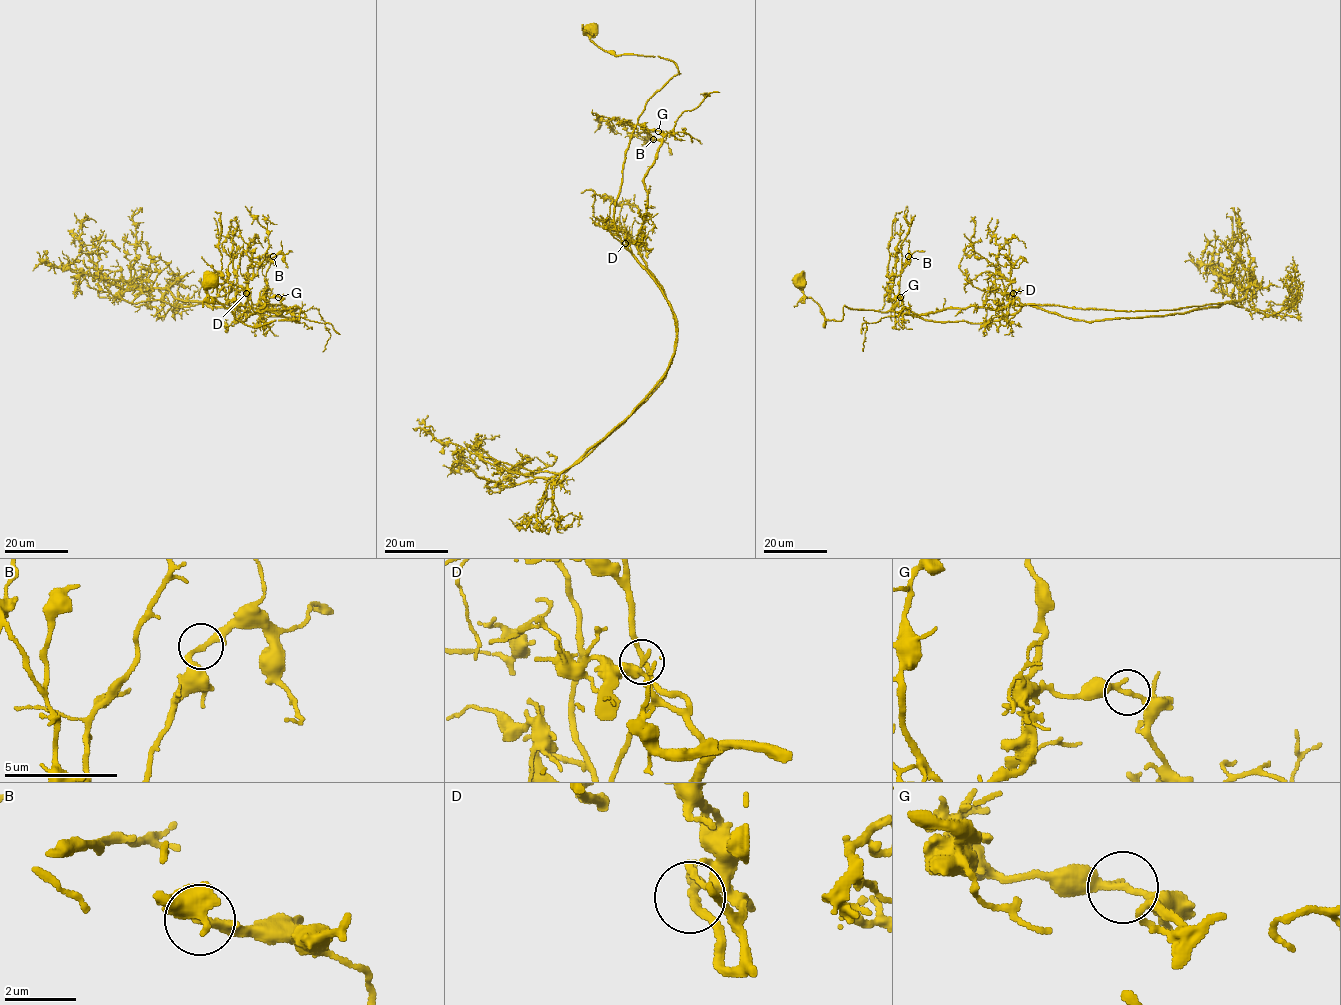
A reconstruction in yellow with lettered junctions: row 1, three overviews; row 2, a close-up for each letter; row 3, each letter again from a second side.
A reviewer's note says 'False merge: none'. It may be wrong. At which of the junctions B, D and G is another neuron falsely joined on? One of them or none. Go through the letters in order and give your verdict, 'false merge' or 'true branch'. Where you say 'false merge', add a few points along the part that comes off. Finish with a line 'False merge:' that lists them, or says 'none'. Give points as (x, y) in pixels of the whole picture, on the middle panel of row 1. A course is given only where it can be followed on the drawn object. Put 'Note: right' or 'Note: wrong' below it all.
B: true branch
D: true branch
G: false merge; course (658, 131), (638, 253), (674, 320), (666, 378), (559, 473), (485, 458), (473, 441)
False merge: G
Note: wrong

